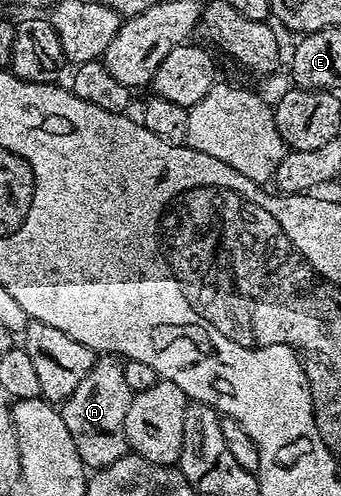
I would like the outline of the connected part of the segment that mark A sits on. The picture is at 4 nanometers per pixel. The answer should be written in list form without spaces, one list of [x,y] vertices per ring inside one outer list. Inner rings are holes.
[[[102,354],[95,359],[92,370],[80,386],[72,390],[68,399],[61,401],[64,426],[68,426],[68,434],[72,434],[72,442],[76,442],[76,450],[87,469],[103,468],[127,455],[124,418],[128,414],[131,395],[122,364],[113,355]]]

